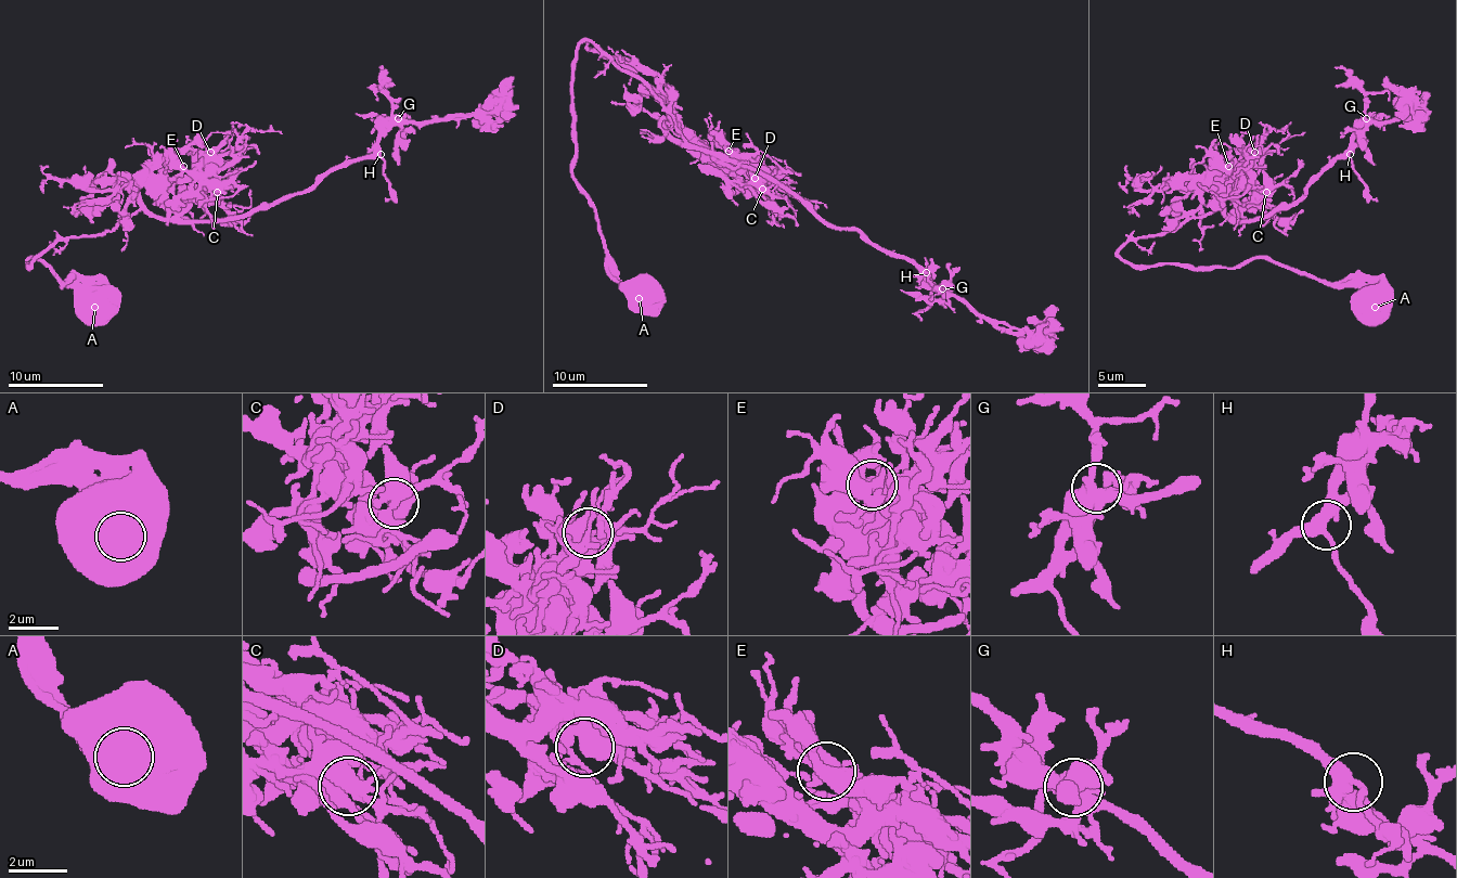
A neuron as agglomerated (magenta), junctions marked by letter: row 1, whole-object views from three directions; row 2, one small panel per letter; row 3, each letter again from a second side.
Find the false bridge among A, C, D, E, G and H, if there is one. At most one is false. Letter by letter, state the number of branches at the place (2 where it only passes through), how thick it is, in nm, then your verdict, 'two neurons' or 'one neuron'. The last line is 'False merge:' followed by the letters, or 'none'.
A: 2 | 900 nm | one neuron
C: 2 | 480 nm | one neuron
D: 1 | 650 nm | one neuron
E: 3 | 400 nm | one neuron
G: 6 | 440 nm | one neuron
H: 3 | 360 nm | one neuron
False merge: none

